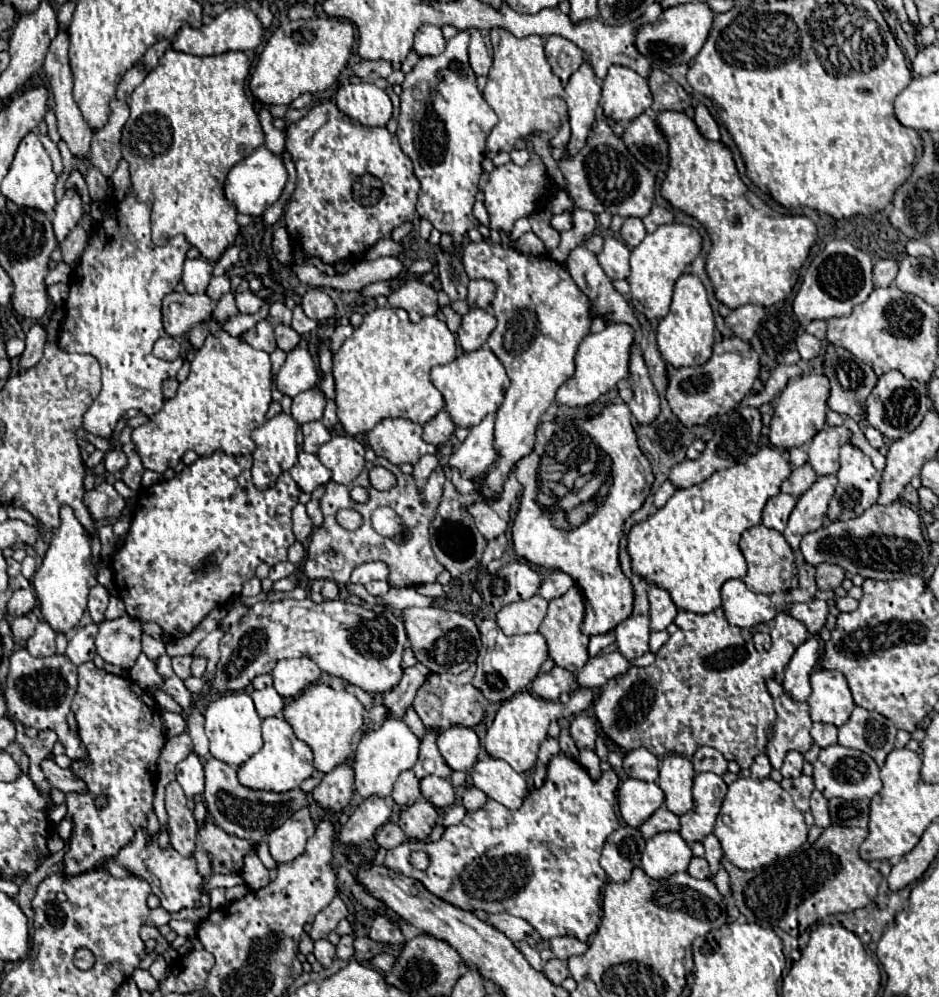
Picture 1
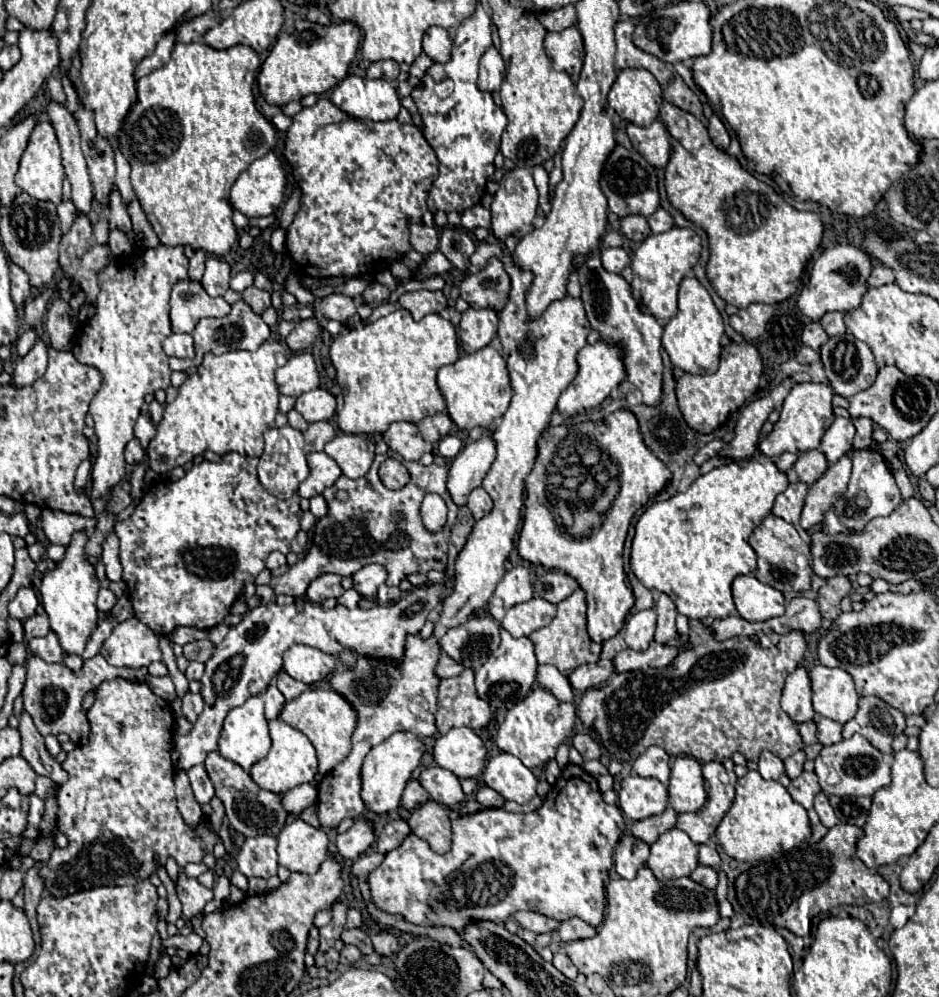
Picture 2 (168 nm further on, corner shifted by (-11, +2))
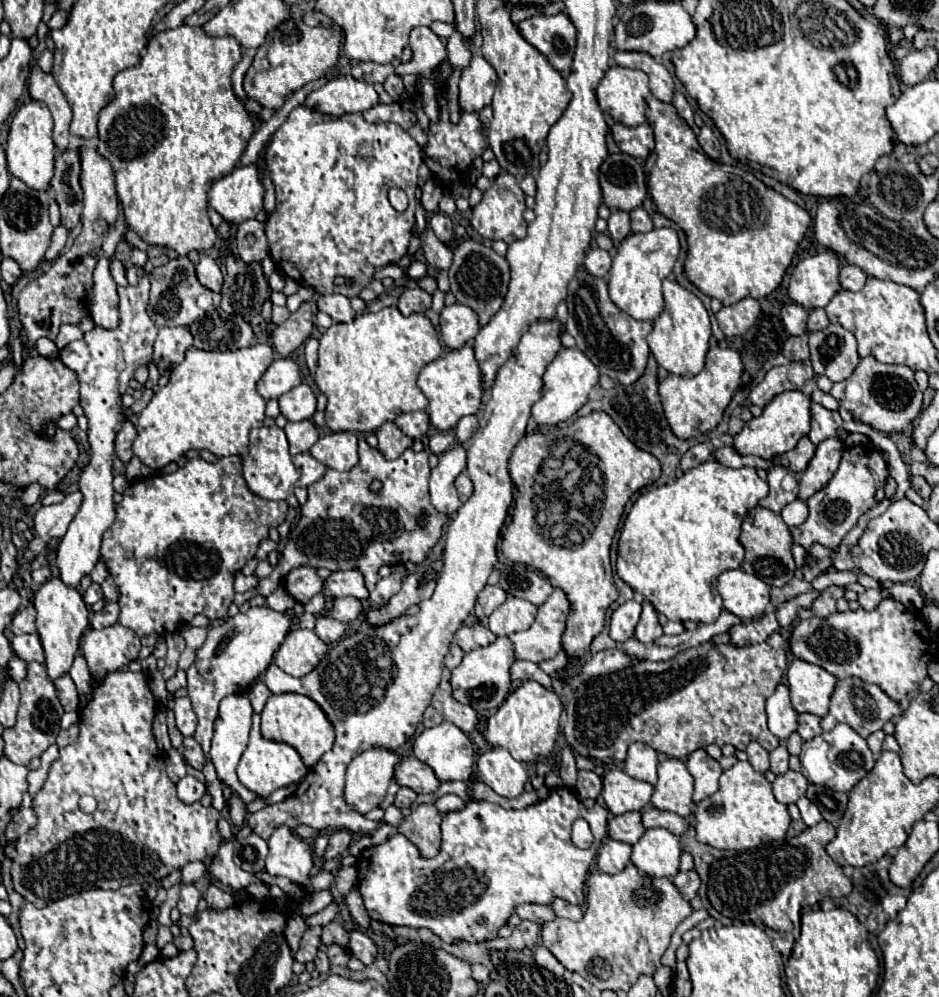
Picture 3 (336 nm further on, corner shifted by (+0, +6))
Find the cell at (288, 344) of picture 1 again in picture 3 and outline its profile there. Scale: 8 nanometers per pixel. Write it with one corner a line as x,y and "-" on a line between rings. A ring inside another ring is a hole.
304,301
298,311
290,313
290,317
278,325
272,333
272,345
282,357
292,355
312,333
314,327
314,315
312,315
312,303

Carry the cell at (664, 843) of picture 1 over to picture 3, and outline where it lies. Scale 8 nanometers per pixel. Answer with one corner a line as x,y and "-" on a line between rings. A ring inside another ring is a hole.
646,829
632,847
632,863
638,873
650,877
674,877
680,865
680,839
668,829

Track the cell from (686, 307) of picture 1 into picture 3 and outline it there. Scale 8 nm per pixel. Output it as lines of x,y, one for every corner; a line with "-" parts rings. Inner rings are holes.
666,279
662,283
662,293
664,293
664,309
654,319
654,329
648,335
648,347
656,357
658,365
664,367
668,373
694,377
704,369
704,357
708,351
708,339
710,339
708,311
694,293
686,291
672,279

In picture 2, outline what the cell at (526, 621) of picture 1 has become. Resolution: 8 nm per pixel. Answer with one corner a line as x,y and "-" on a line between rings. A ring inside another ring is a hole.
533,597
521,605
515,605
507,611
505,619
501,621
501,627
507,629
513,637
525,637
531,635
533,631
545,627
551,623
555,617
555,605
541,599

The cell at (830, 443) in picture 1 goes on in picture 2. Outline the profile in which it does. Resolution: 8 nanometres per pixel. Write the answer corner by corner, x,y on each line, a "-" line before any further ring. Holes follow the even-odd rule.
835,417
833,425
825,431
819,451
827,457
829,463
837,463
843,455
853,451
853,437
855,437
855,427
851,419
845,417

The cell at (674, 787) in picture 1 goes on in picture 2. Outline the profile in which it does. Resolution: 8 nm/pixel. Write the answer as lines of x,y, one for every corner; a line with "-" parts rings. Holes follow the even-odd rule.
677,757
671,765
669,803
677,813
699,811
707,799
701,763
693,757

